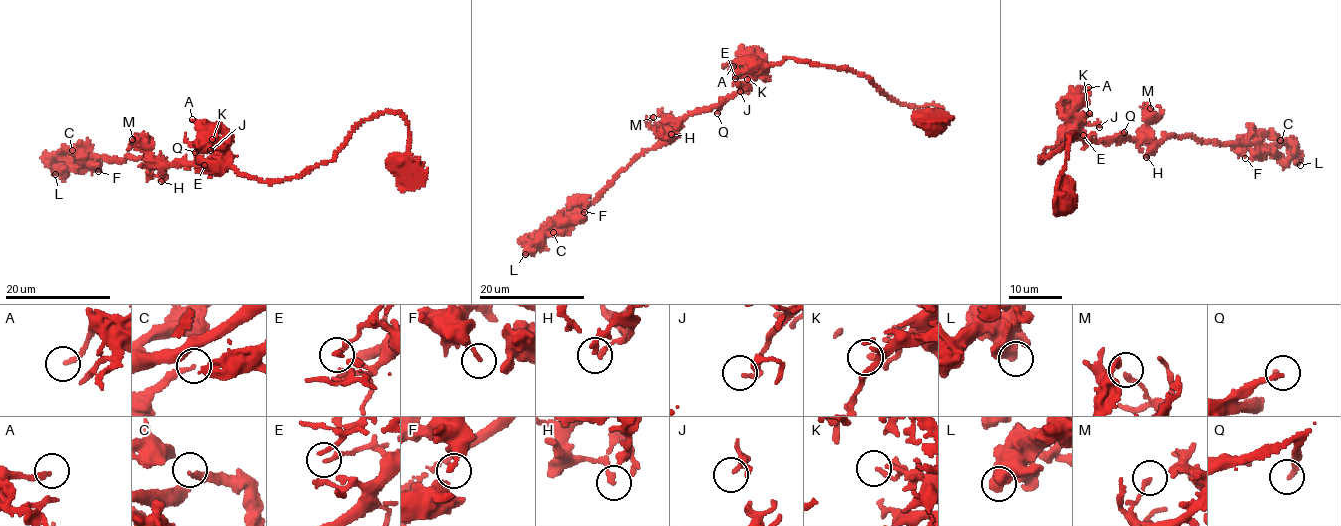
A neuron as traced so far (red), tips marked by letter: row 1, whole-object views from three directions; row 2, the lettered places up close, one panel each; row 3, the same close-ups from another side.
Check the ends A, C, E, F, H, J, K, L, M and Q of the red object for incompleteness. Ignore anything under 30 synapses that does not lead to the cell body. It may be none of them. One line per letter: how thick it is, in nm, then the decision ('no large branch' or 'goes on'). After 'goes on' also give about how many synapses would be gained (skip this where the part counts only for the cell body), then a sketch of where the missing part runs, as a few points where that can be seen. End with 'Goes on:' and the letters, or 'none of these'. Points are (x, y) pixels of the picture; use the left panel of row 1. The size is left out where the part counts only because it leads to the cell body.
A: 200 nm | no large branch
C: 220 nm | goes on | 35 syn | (72, 150), (85, 151)
E: 160 nm | no large branch
F: 150 nm | no large branch
H: 200 nm | no large branch
J: 180 nm | no large branch
K: 180 nm | no large branch
L: 550 nm | no large branch
M: 190 nm | no large branch
Q: 220 nm | no large branch
Goes on: C

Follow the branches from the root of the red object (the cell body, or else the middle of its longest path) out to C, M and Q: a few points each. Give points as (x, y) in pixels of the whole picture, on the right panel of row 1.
C: (1067, 203), (1060, 176), (1074, 133), (1040, 161), (1080, 135), (1189, 134), (1284, 142), (1294, 152), (1280, 140)
M: (1067, 203), (1060, 176), (1076, 133), (1040, 161), (1046, 150), (1074, 135), (1138, 137), (1158, 117), (1150, 108)
Q: (1067, 203), (1060, 176), (1069, 137), (1076, 133), (1040, 161), (1046, 150), (1071, 136), (1098, 141), (1124, 132)

